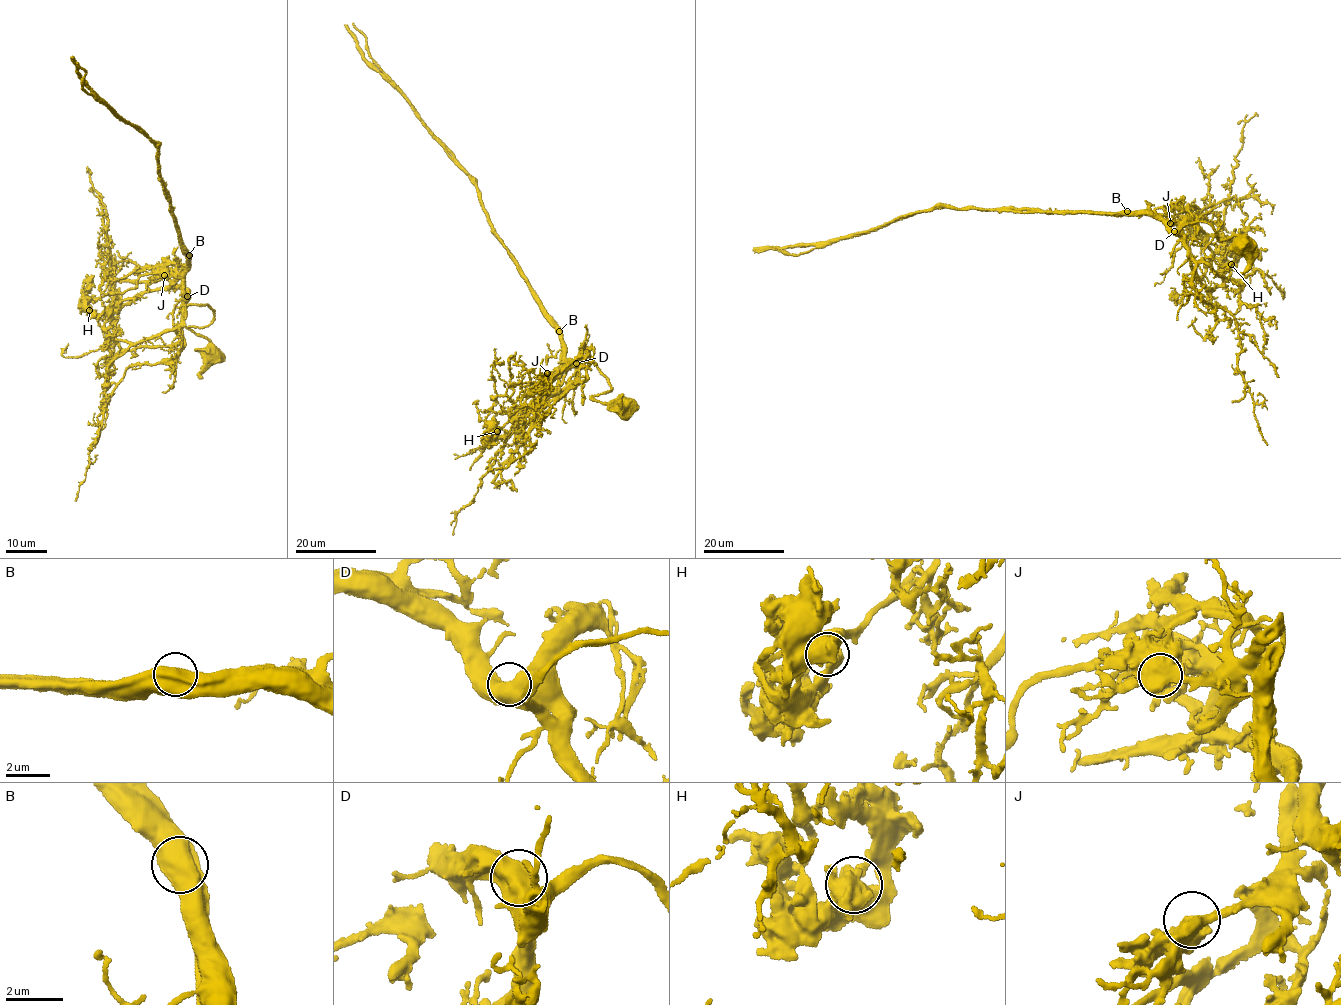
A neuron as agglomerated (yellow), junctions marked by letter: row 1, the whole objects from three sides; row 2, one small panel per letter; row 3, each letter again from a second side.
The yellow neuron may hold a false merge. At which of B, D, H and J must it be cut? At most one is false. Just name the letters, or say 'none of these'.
B

